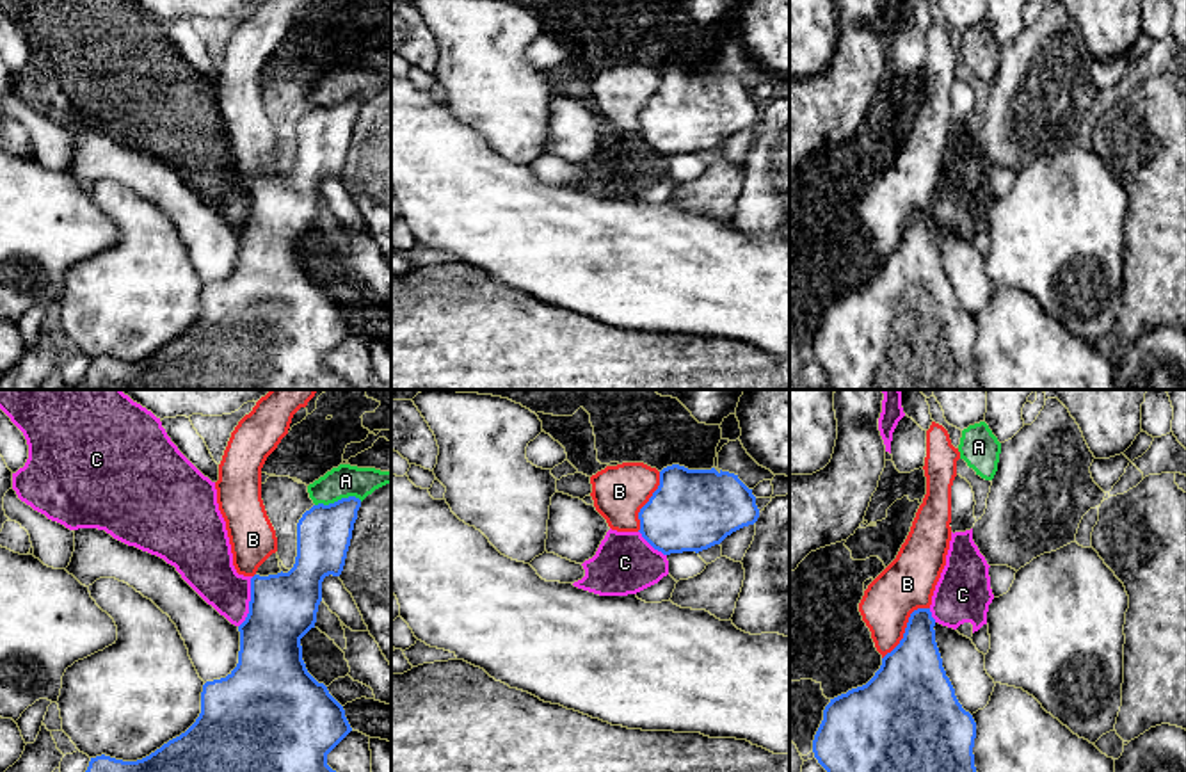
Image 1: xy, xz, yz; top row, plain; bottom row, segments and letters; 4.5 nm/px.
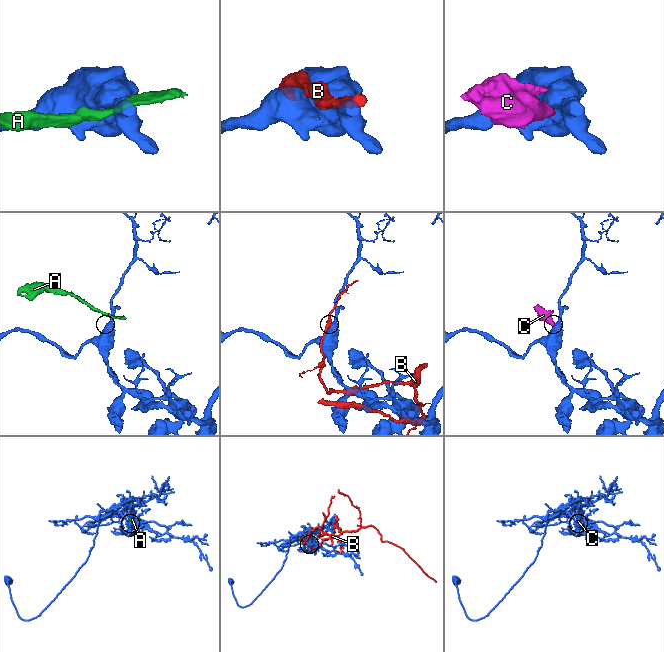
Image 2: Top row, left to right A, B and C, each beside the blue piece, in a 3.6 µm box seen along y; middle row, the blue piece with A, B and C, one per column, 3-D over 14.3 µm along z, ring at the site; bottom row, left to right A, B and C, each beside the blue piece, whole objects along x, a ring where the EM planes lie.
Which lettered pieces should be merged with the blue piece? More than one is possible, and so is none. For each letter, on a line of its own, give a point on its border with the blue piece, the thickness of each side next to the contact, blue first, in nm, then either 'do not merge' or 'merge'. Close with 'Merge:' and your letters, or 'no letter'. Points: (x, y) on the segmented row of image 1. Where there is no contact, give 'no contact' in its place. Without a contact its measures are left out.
A: contact xy (338, 500); calibres 240 and 150 nm; do not merge
B: contact yz (905, 628); calibres 320 and 240 nm; do not merge
C: contact xy (249, 602); calibres 300 and 240 nm; do not merge
Merge: no letter

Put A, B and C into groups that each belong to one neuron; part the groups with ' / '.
A / B / C

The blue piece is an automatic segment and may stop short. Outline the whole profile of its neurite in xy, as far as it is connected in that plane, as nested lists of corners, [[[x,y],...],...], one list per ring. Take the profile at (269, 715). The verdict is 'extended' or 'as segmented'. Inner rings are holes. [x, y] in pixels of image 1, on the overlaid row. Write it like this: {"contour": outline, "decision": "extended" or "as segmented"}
{"contour": [[[356,496],[341,498],[329,505],[324,503],[313,505],[309,511],[302,514],[302,518],[297,523],[297,557],[293,567],[288,573],[281,571],[277,575],[268,575],[268,576],[254,575],[251,578],[249,614],[245,621],[238,626],[240,631],[238,663],[226,678],[206,681],[203,685],[201,713],[185,733],[169,740],[160,749],[137,761],[123,761],[105,754],[91,758],[85,772],[336,772],[327,765],[327,754],[352,731],[352,728],[345,717],[343,706],[329,694],[324,683],[318,683],[308,672],[306,663],[302,660],[301,639],[311,628],[315,628],[318,605],[322,601],[324,578],[329,575],[340,576],[343,571],[359,507],[361,507],[361,500]]], "decision": "as segmented"}

